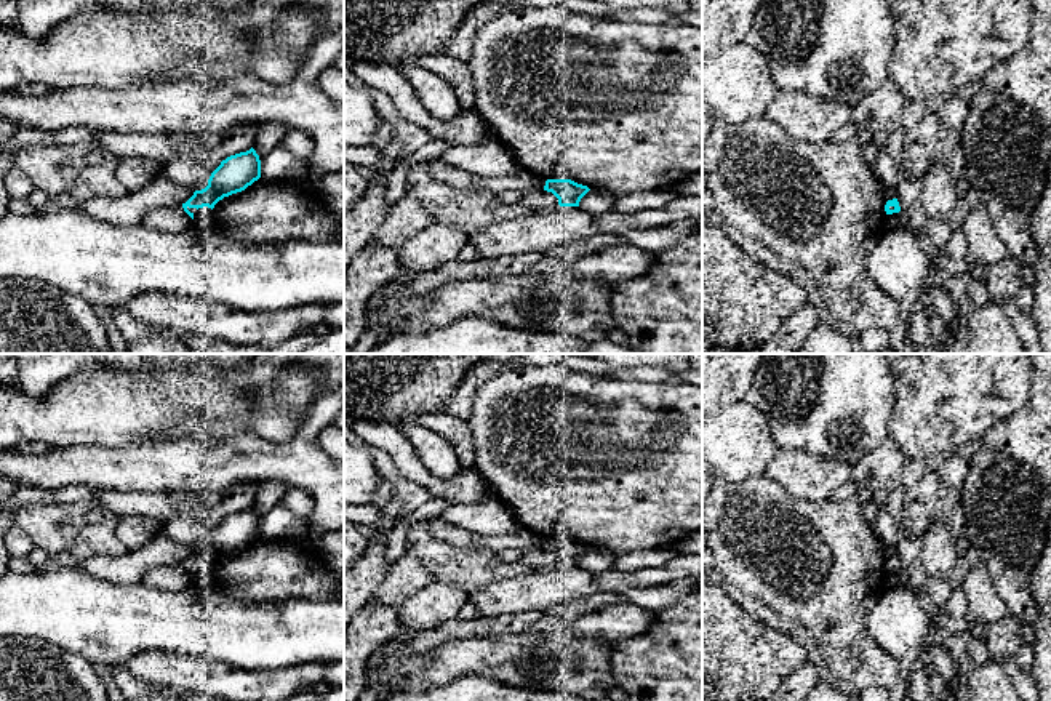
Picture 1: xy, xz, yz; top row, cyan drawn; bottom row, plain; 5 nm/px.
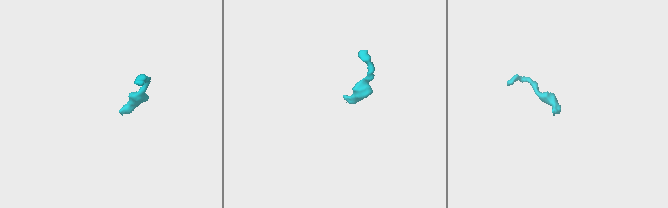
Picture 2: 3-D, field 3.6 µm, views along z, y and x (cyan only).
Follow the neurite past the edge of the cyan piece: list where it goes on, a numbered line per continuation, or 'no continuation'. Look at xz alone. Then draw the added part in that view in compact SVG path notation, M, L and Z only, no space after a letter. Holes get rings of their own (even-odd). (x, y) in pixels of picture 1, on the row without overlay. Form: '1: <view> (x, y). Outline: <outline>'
no continuation

